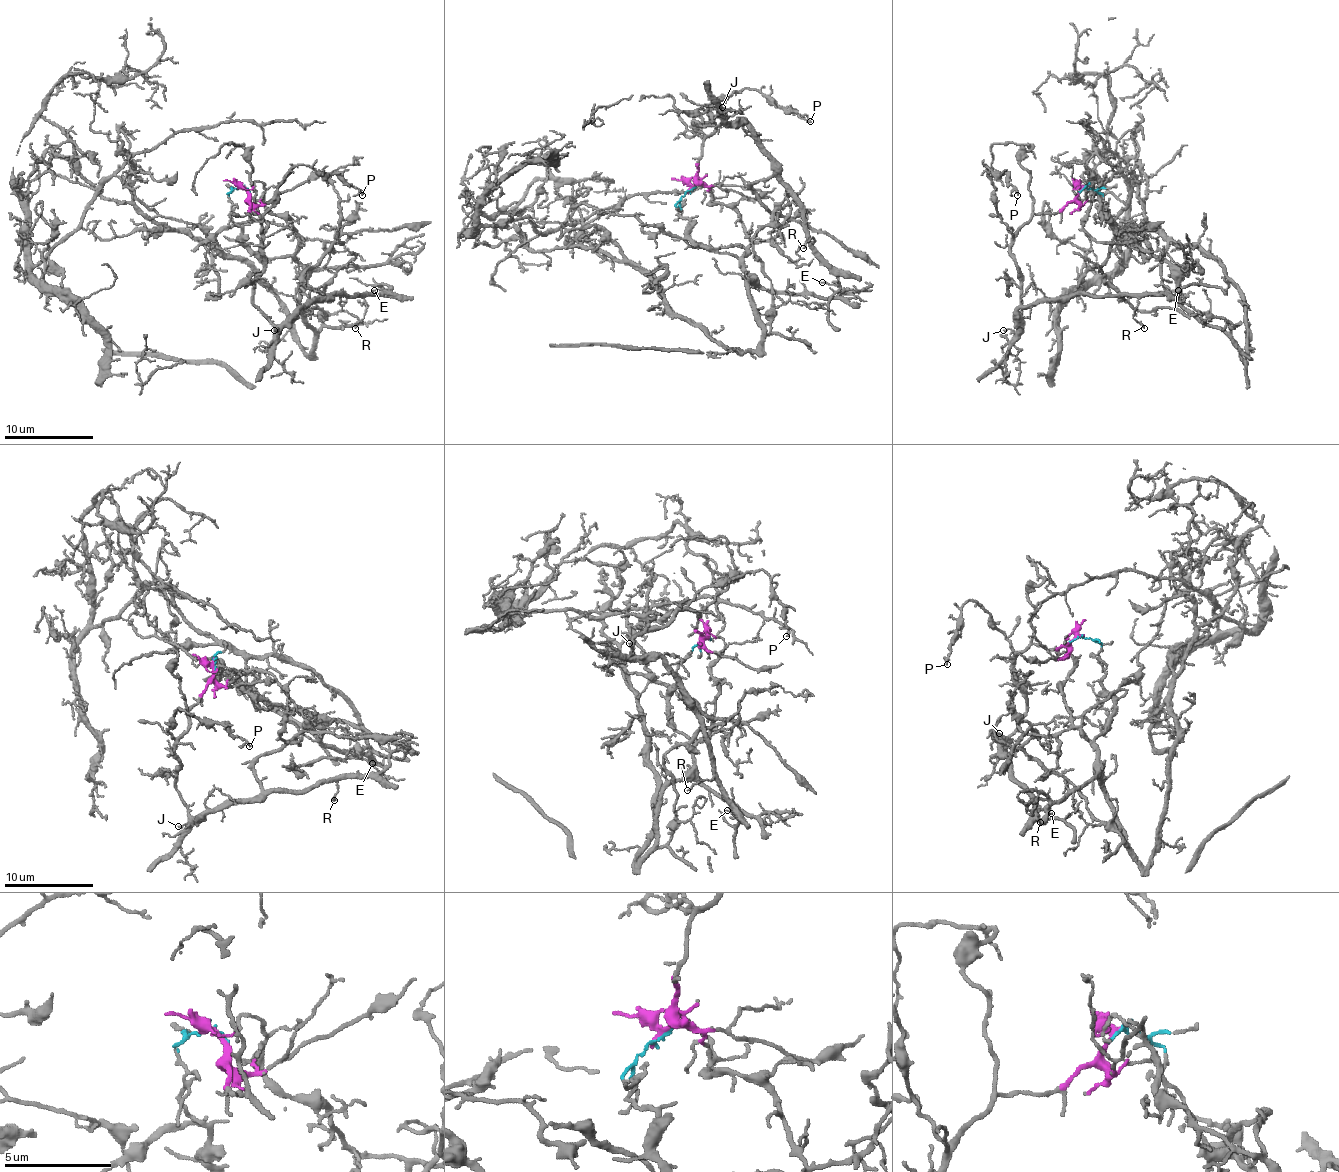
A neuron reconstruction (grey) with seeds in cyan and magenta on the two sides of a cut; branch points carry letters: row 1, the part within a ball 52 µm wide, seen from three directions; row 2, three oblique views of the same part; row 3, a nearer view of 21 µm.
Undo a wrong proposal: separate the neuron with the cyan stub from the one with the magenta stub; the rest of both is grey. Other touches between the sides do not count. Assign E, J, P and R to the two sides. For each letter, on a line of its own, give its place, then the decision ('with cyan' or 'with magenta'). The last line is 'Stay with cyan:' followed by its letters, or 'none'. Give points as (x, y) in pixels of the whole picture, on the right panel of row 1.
E: at (1178, 290); with magenta
J: at (1003, 330); with magenta
P: at (1017, 195); with magenta
R: at (1144, 328); with magenta
Stay with cyan: none

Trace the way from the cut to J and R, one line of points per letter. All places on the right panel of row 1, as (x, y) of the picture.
J: (1082, 189), (1058, 211), (1036, 213), (1016, 235), (1011, 255), (1020, 282), (1020, 324), (1014, 330), (1003, 330)
R: (1082, 189), (1014, 240), (1020, 324), (1020, 308), (1127, 295), (1144, 328)

